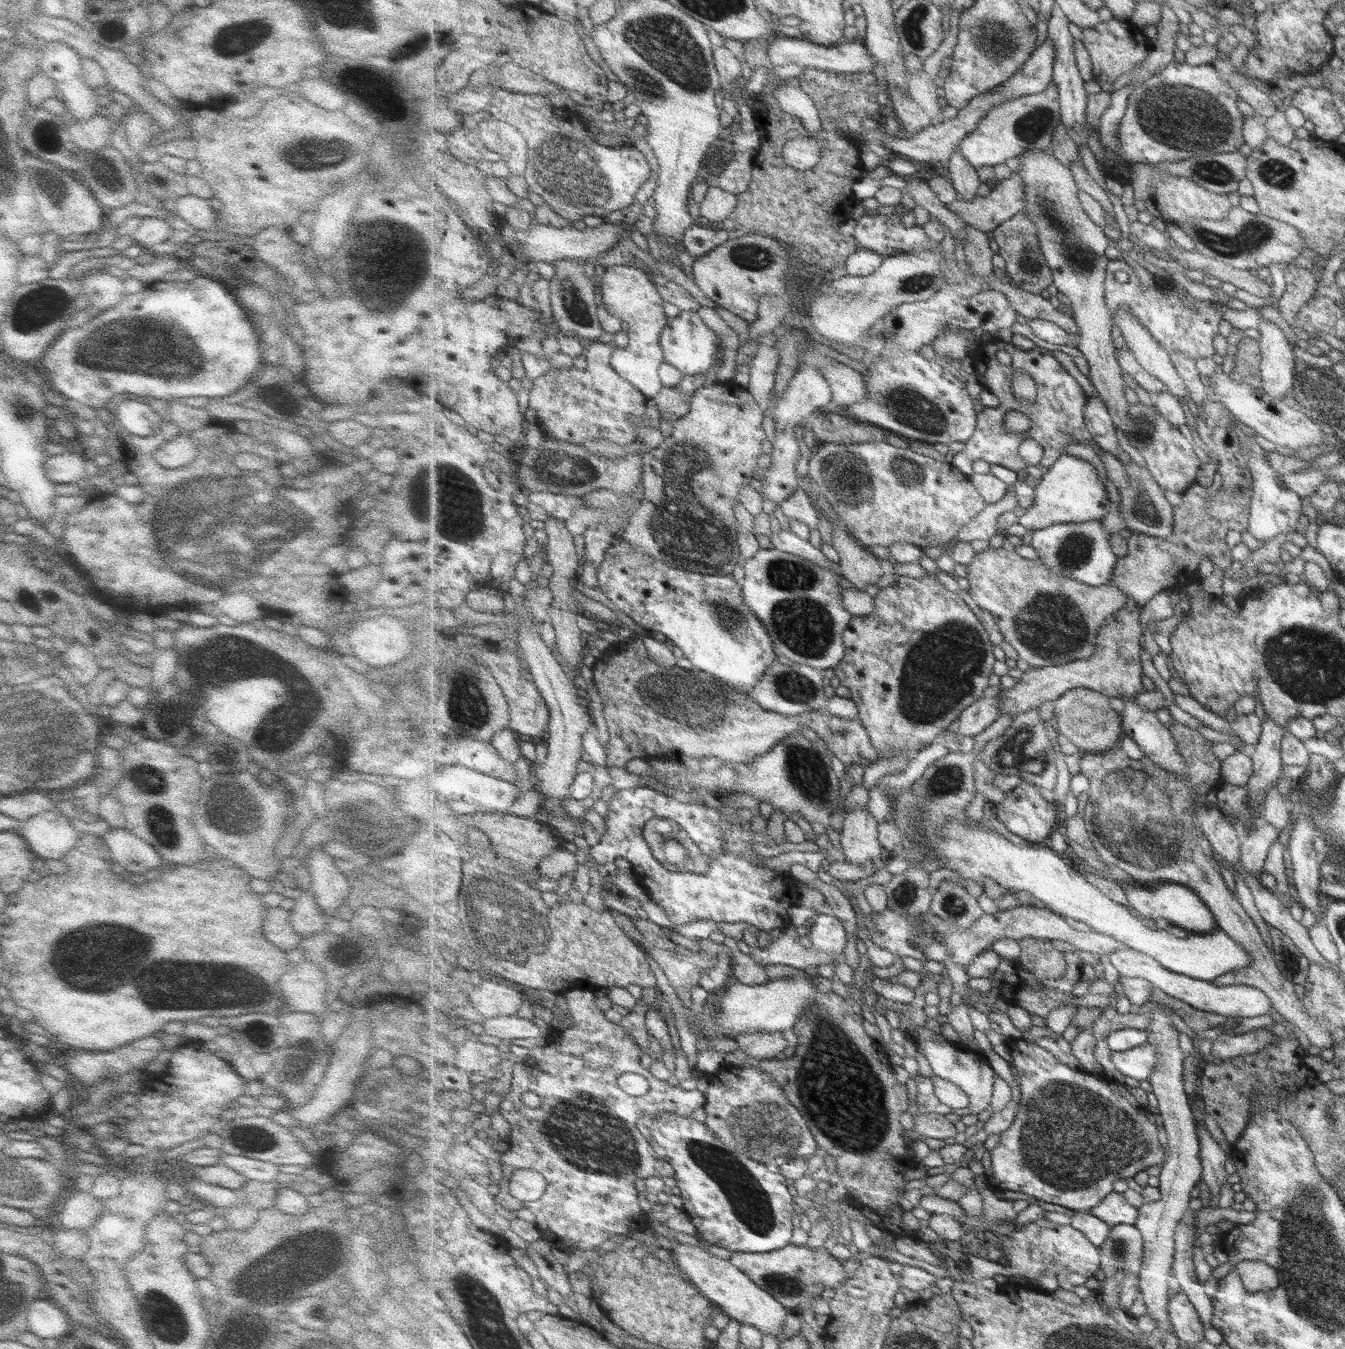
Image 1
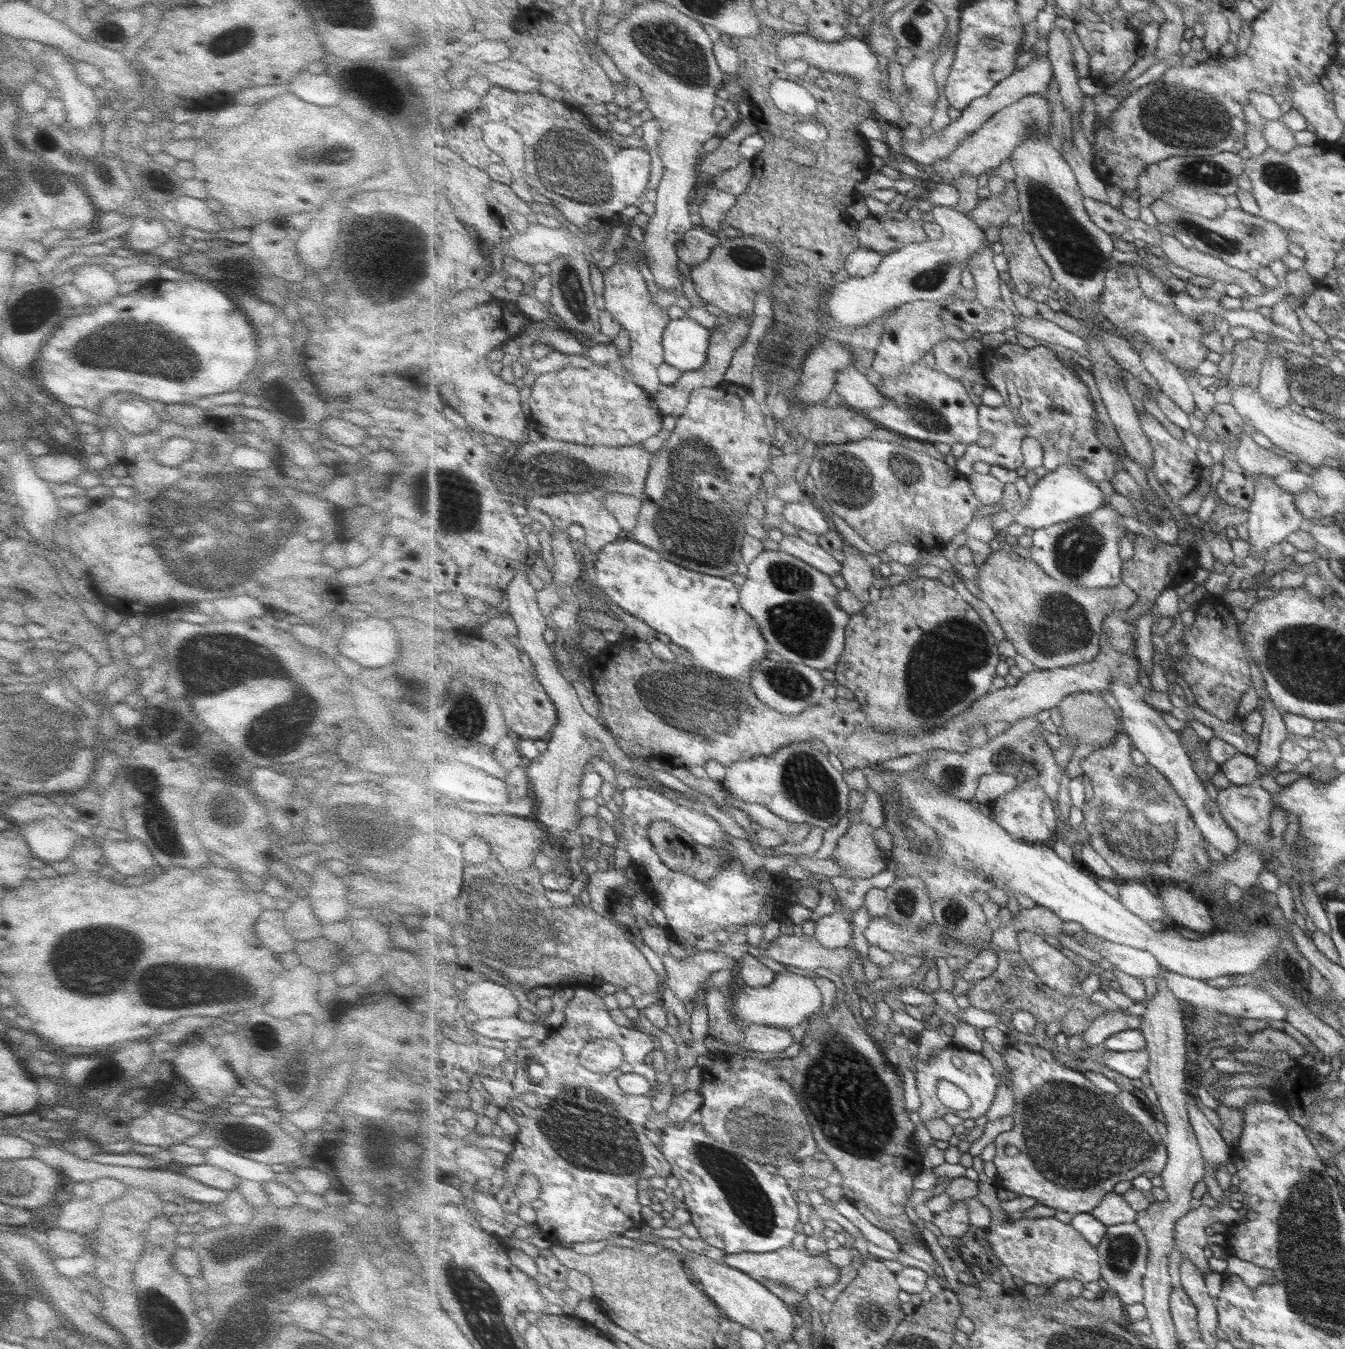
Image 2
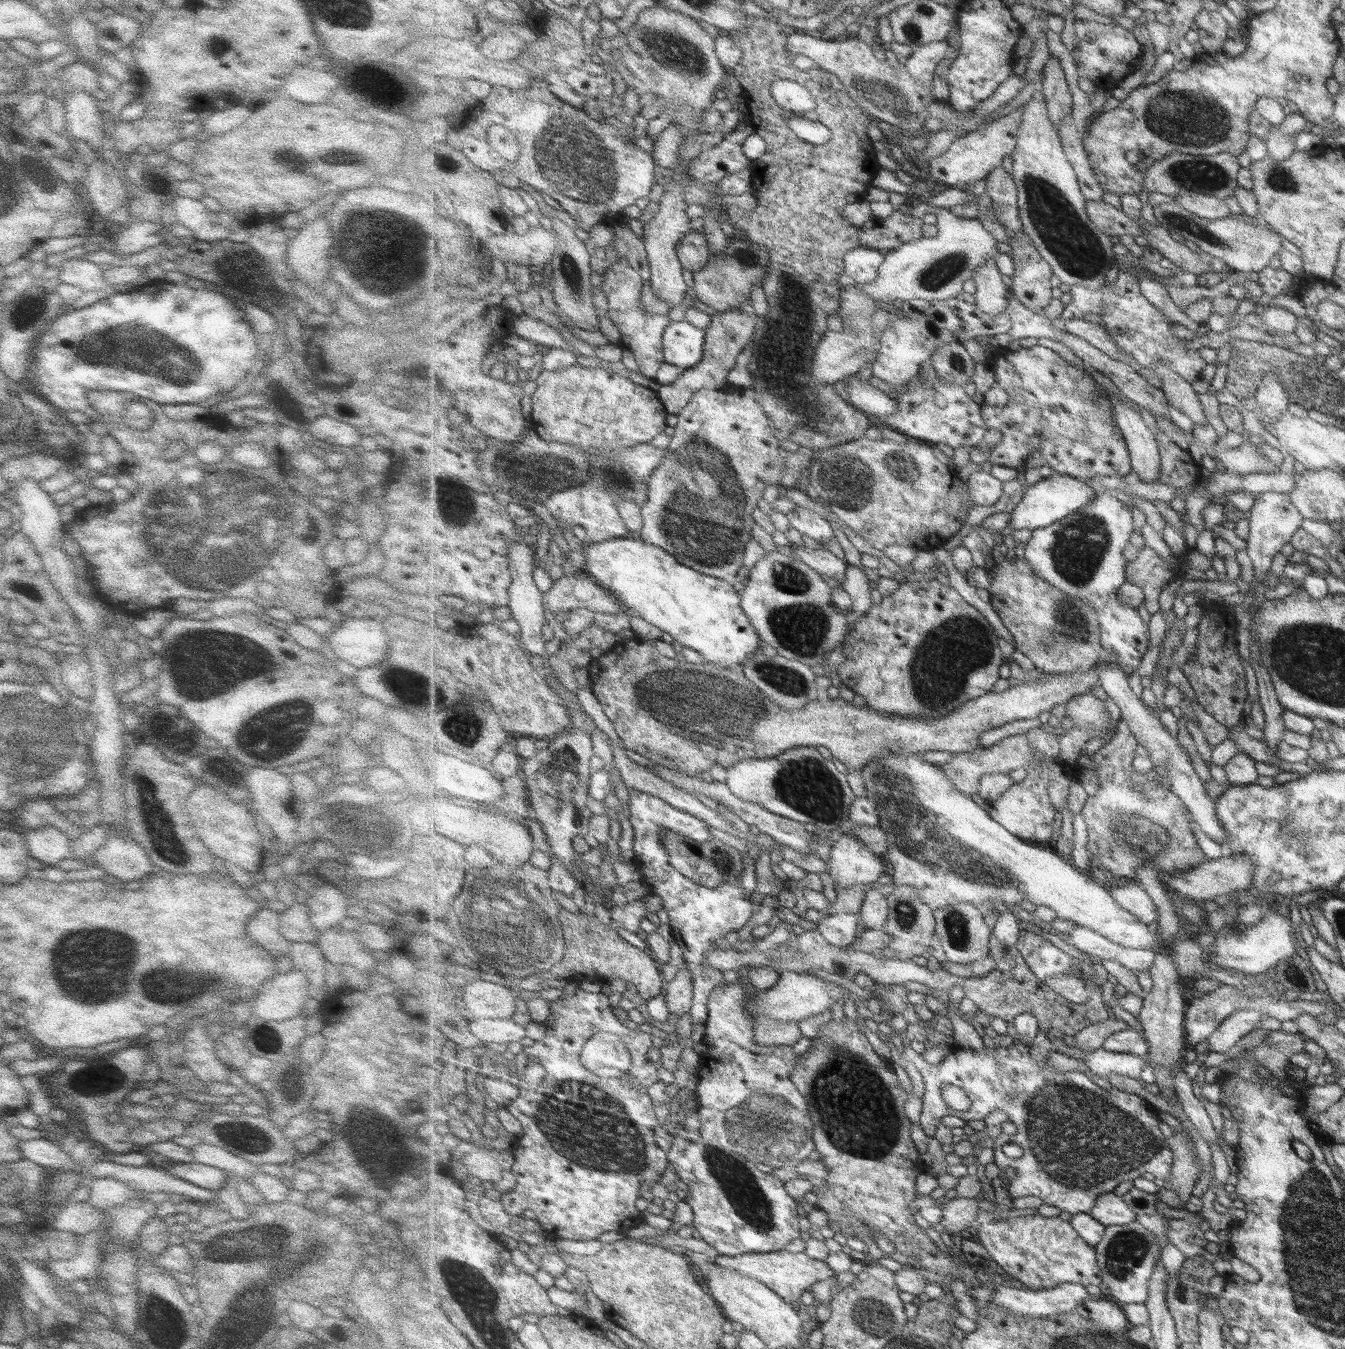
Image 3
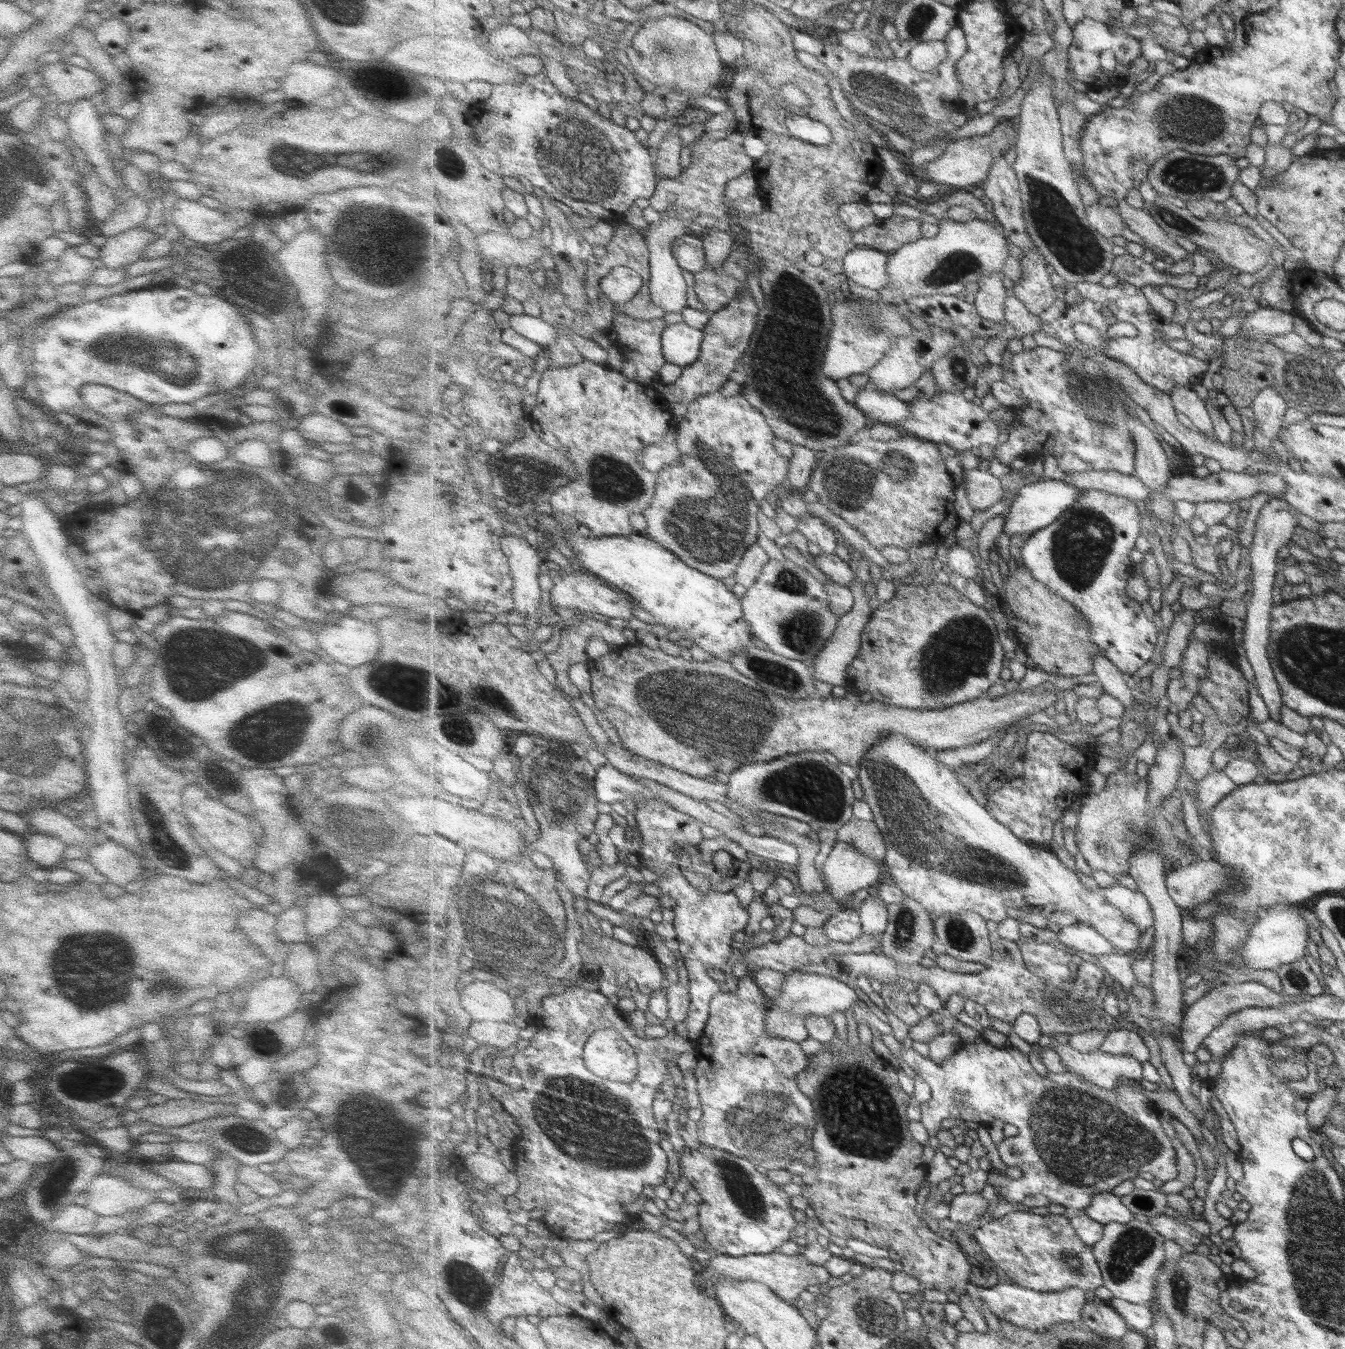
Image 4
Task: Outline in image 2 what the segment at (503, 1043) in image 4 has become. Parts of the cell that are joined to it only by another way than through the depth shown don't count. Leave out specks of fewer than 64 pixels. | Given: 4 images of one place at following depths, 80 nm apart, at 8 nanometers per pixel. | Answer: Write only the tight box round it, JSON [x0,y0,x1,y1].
[473,1015,533,1040]

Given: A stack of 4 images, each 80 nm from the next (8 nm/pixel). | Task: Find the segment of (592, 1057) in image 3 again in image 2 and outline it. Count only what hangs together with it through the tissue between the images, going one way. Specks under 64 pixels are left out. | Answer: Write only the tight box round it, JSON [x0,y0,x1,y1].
[580,1038,625,1075]

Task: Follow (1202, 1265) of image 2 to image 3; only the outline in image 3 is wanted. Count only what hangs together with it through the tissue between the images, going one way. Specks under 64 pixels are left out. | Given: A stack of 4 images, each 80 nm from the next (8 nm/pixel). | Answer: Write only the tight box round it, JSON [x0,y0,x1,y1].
[1168,1212,1208,1257]

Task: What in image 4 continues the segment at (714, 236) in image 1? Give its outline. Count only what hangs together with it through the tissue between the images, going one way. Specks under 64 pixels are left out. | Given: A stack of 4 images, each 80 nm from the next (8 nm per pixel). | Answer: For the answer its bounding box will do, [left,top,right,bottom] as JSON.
[673,234,707,274]

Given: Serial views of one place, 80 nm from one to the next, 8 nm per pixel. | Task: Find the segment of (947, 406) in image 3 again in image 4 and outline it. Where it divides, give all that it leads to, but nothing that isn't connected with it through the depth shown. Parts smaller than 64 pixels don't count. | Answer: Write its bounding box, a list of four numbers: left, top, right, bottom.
[897,390,1013,478]

